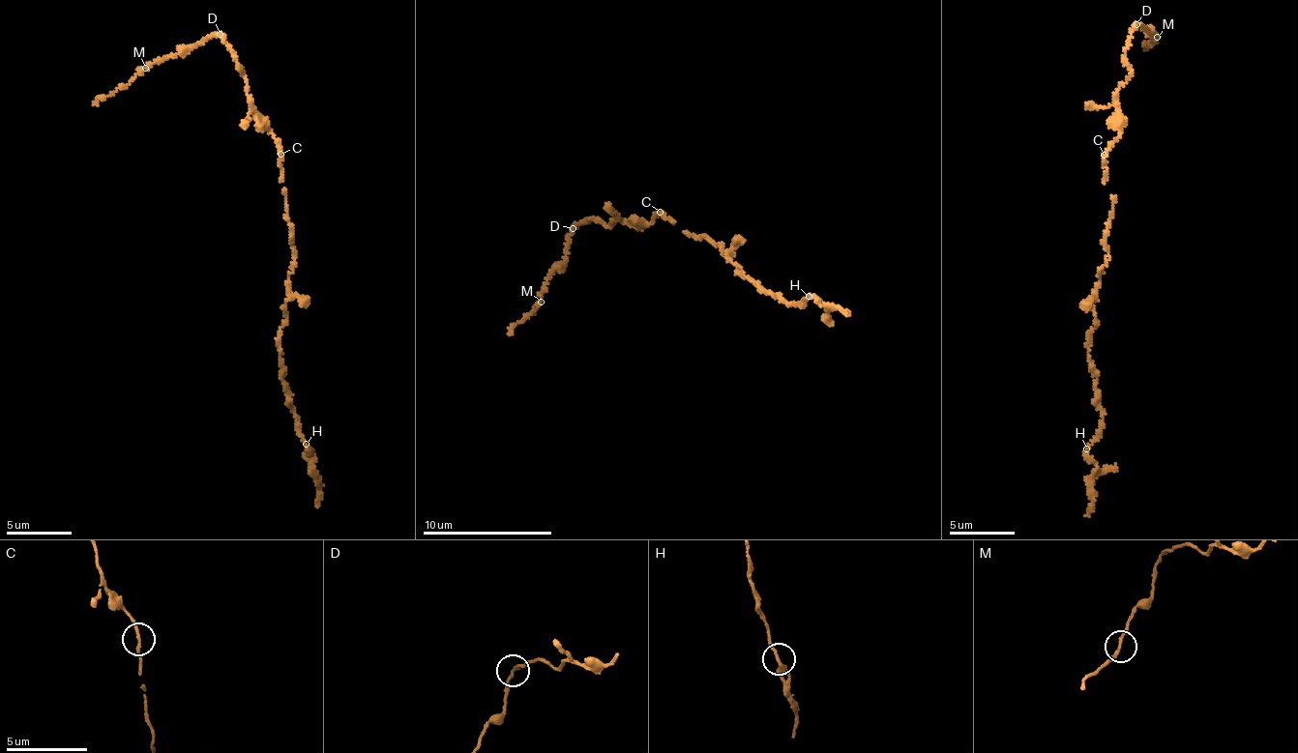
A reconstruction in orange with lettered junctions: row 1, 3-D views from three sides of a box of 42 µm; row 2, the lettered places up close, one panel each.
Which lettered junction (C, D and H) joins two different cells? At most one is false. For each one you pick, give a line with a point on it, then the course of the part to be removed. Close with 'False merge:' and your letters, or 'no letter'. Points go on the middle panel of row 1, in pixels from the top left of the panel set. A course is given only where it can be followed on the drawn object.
D: at (573, 228); foreign part runs (574, 227), (563, 263), (549, 270), (538, 302), (510, 335)
False merge: D

